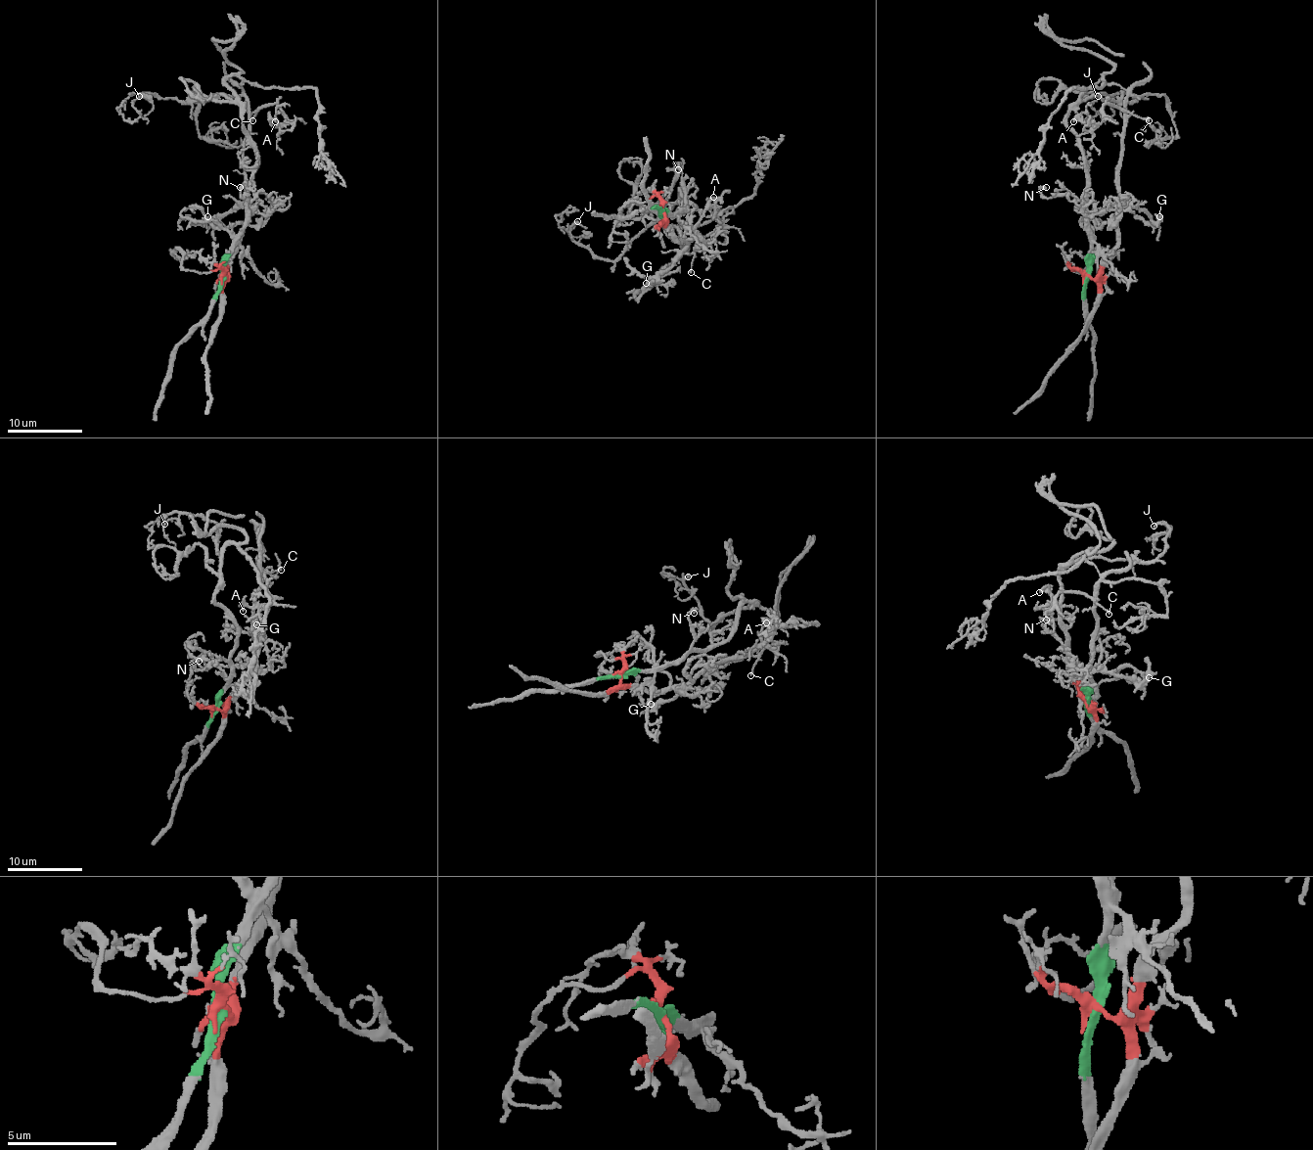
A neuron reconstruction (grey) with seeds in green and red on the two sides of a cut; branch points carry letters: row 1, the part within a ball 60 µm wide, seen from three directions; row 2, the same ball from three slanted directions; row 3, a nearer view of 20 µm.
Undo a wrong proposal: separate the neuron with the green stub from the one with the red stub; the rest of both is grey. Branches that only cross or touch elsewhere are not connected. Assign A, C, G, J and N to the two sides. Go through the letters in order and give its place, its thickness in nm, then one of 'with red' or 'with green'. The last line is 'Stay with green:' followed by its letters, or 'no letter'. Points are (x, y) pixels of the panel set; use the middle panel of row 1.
A: at (713, 197); 180 nm thick; with red
C: at (691, 272); 200 nm thick; with red
G: at (646, 283); 240 nm thick; with red
J: at (577, 221); 170 nm thick; with green
N: at (678, 169); 220 nm thick; with green
Stay with green: J, N

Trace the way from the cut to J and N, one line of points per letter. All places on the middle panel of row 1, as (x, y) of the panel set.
J: (660, 211), (695, 207), (681, 190), (613, 259), (597, 257), (574, 239), (570, 232), (578, 220)
N: (660, 211), (677, 212), (683, 209), (685, 194), (679, 164), (677, 169)

